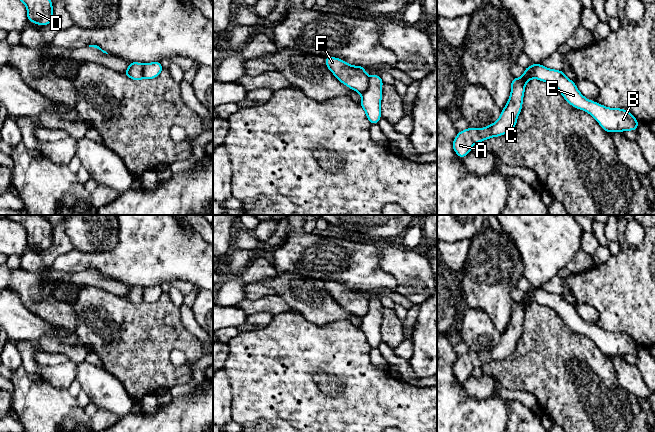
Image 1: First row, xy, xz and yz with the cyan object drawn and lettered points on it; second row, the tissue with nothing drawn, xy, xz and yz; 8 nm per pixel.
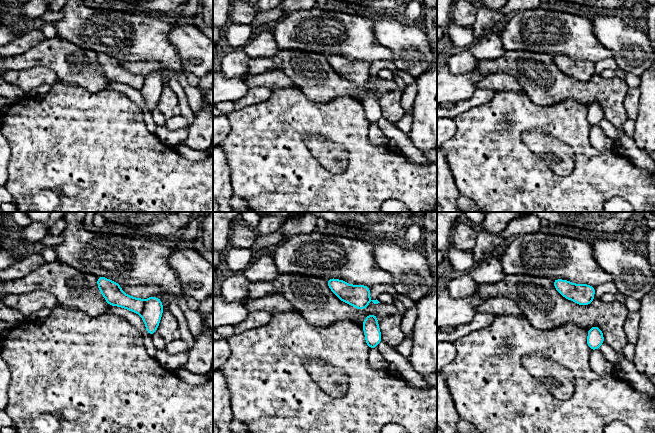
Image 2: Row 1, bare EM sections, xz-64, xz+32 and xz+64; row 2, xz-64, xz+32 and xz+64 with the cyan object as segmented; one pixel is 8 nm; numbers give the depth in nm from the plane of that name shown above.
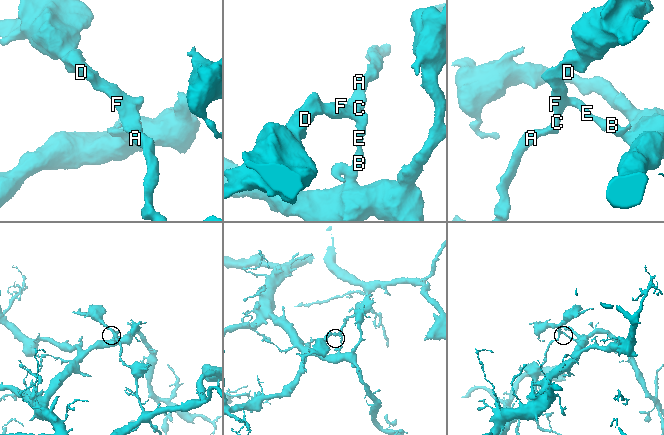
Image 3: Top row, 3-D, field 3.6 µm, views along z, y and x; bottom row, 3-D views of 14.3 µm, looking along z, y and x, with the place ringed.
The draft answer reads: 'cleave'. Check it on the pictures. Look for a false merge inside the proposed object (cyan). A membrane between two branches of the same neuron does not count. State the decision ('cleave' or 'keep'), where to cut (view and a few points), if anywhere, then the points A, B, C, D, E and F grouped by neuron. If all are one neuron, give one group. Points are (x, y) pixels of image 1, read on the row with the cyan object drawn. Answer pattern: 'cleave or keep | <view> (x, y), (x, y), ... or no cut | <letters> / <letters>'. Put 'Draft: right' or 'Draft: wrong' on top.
Draft: right
cleave | xz (369, 77), (367, 88), (361, 94) | A C D F / B E

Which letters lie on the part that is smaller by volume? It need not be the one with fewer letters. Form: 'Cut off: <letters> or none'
Cut off: A, C, D, F

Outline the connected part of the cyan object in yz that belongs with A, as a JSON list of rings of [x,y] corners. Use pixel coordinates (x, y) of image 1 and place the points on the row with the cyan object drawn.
[[[532,65],[524,69],[522,77],[512,79],[509,100],[495,123],[481,129],[469,127],[458,132],[455,140],[452,142],[452,146],[460,158],[463,159],[470,153],[474,144],[507,134],[513,130],[522,109],[526,83],[532,79],[530,74],[531,67]]]

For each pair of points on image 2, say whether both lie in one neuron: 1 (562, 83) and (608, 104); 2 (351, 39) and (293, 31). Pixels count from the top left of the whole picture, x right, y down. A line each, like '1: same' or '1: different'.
1: same
2: same

